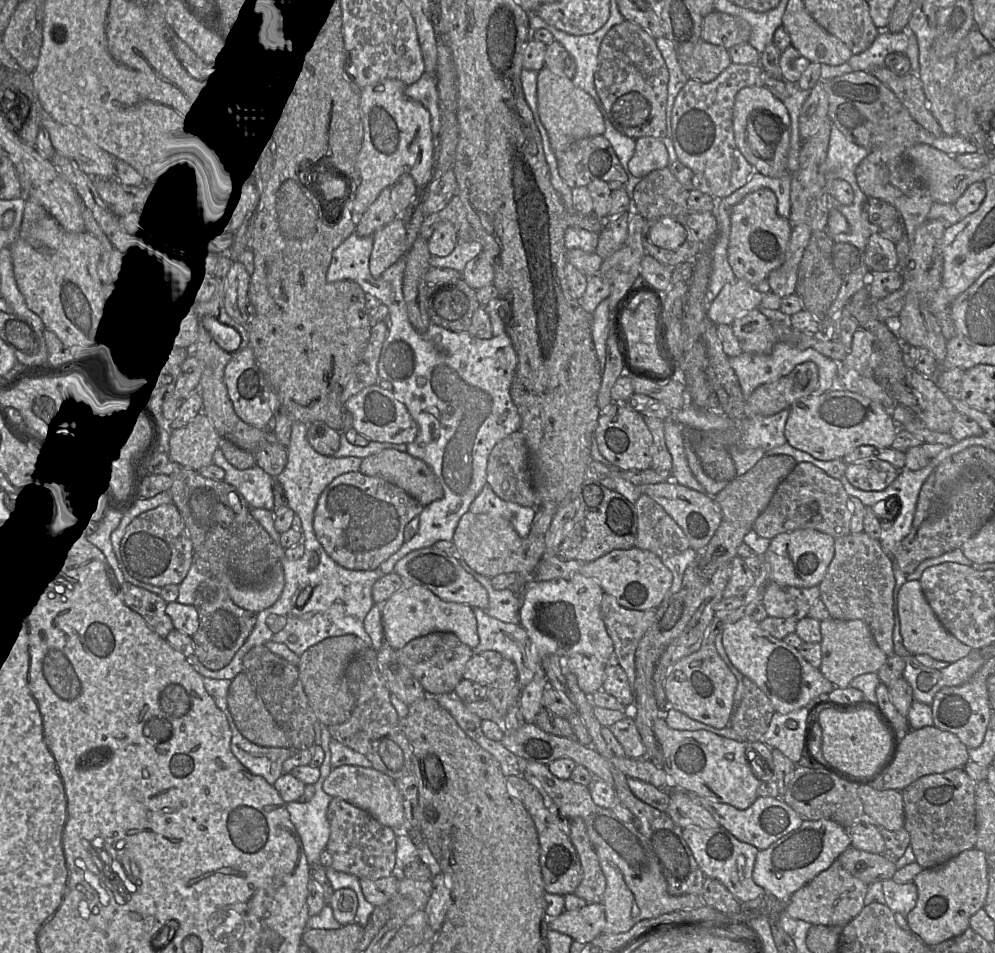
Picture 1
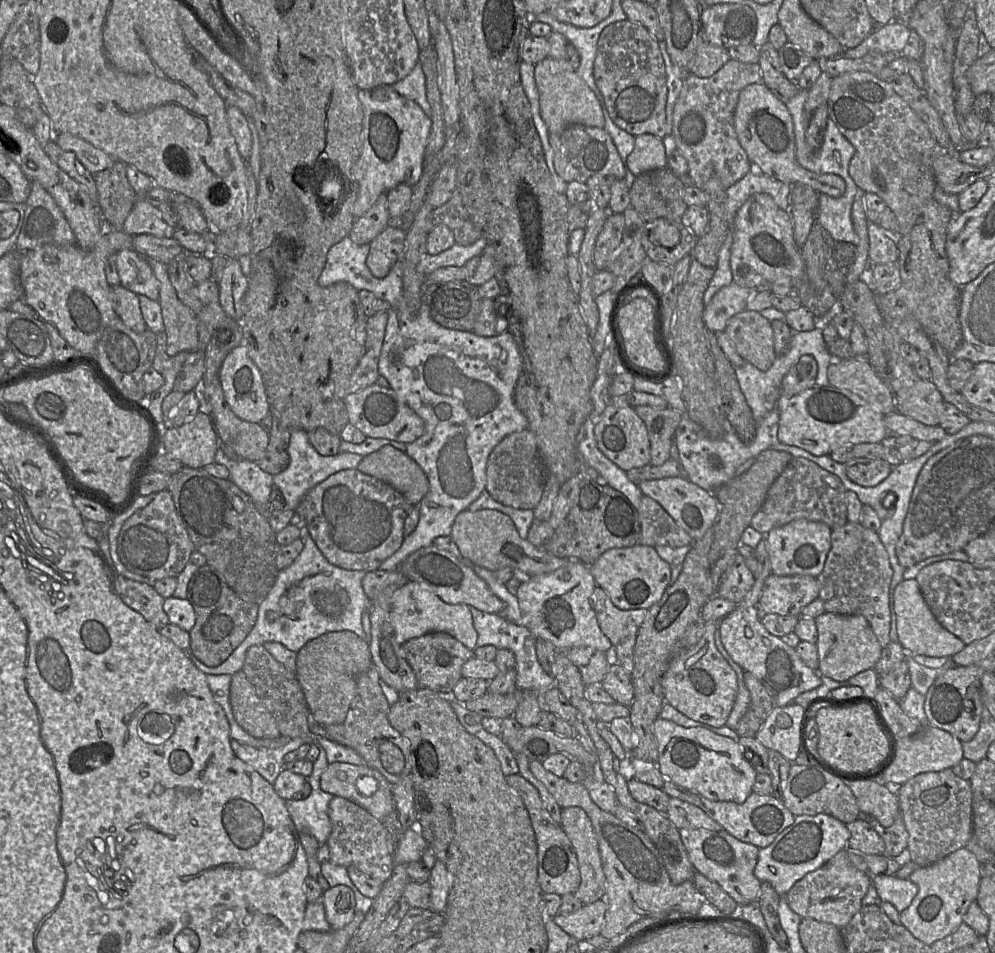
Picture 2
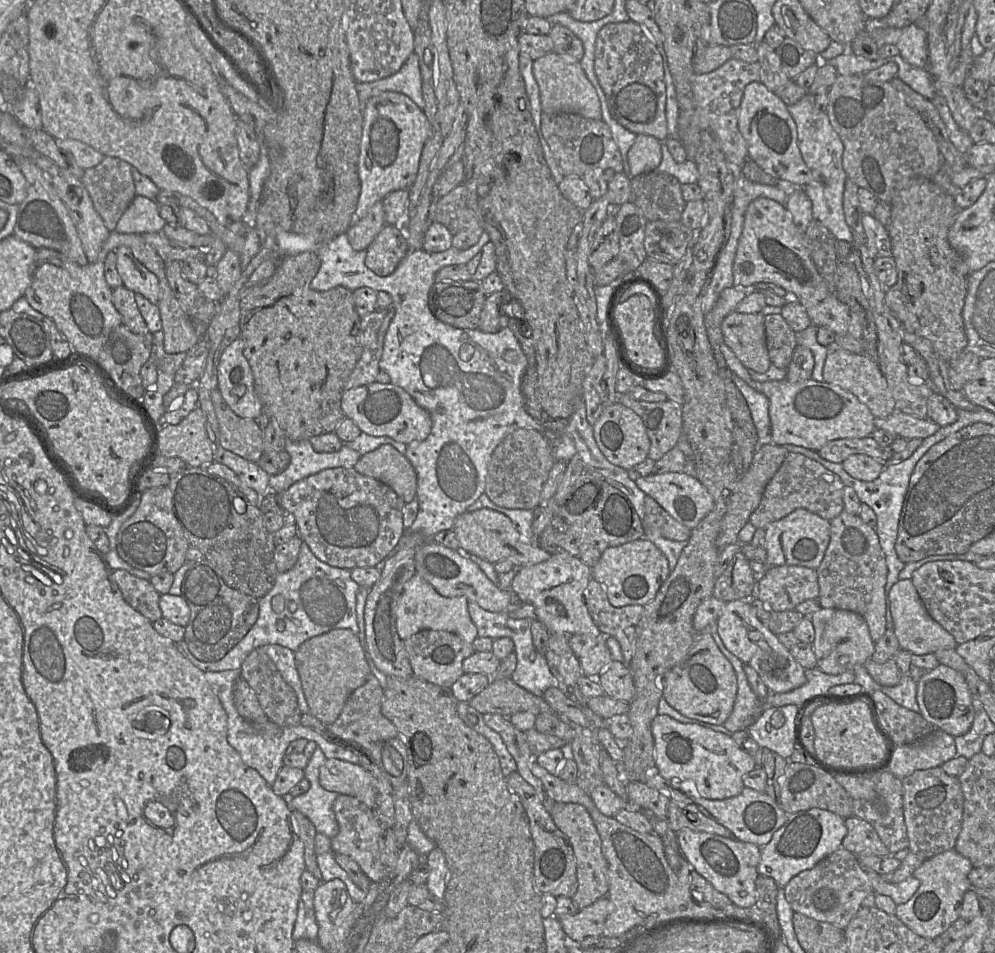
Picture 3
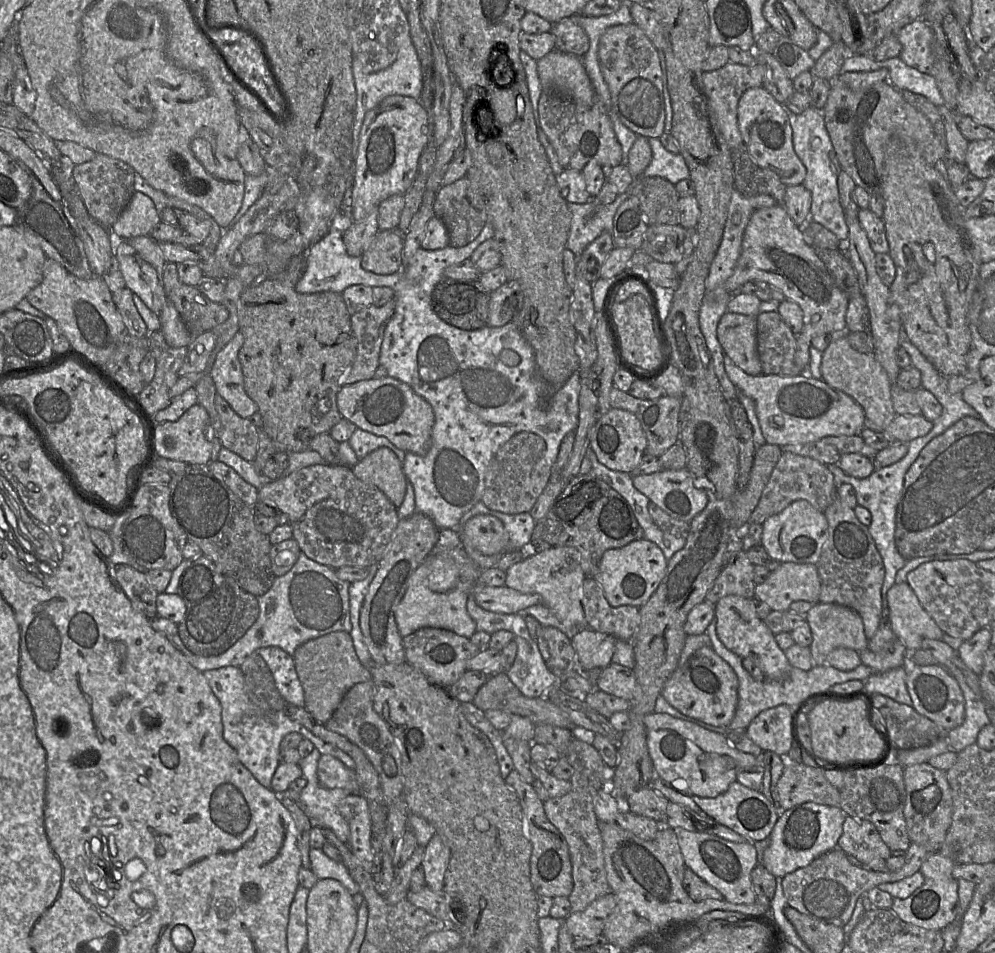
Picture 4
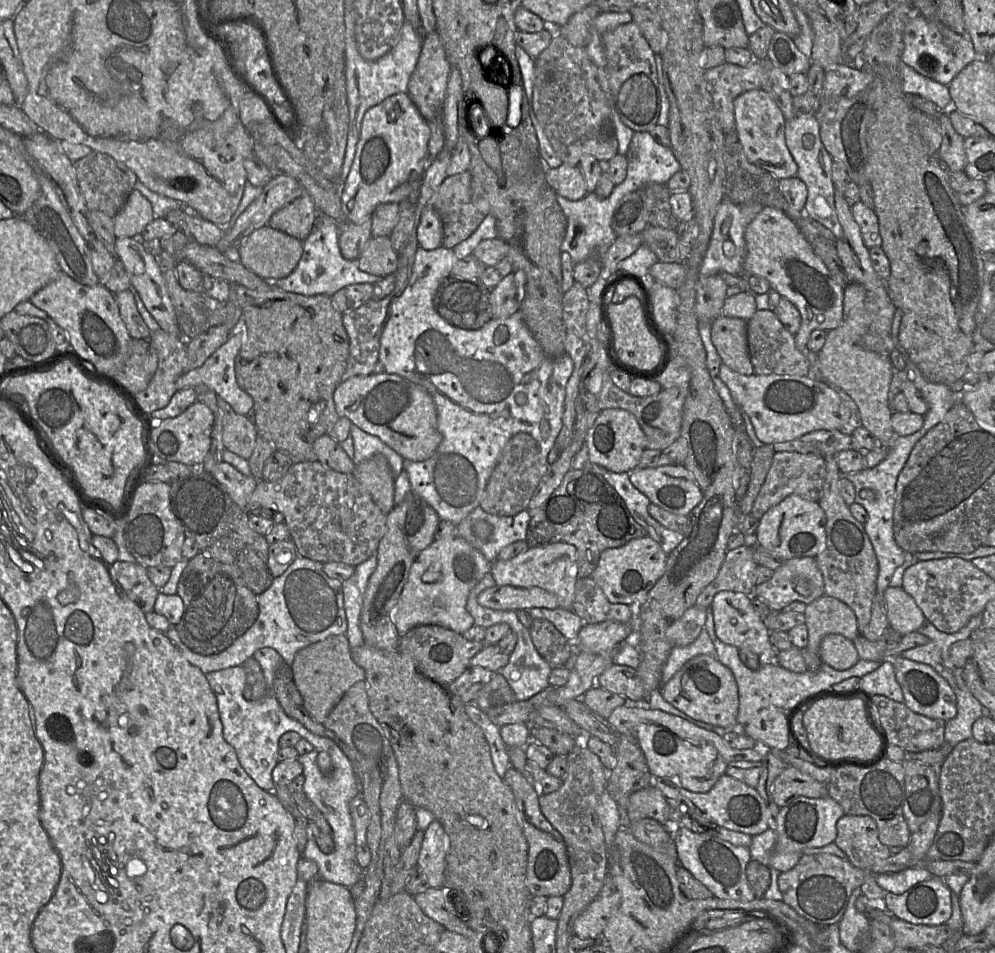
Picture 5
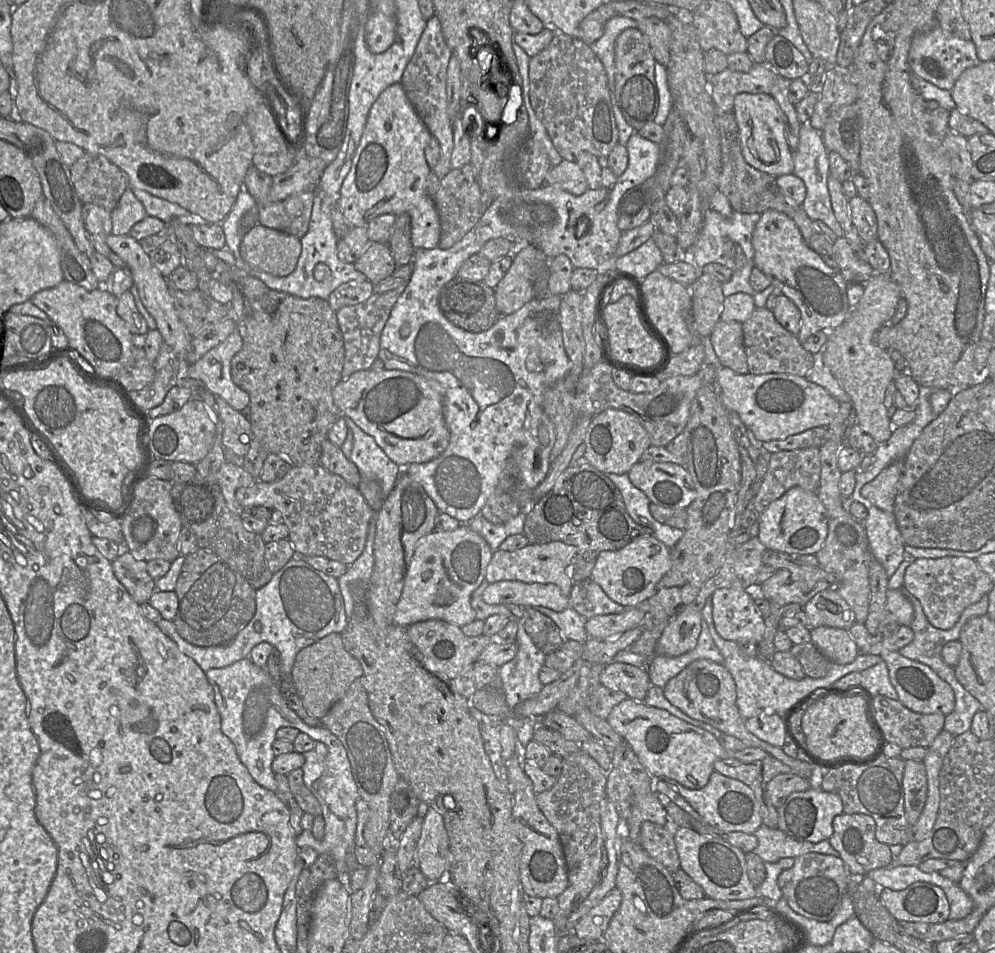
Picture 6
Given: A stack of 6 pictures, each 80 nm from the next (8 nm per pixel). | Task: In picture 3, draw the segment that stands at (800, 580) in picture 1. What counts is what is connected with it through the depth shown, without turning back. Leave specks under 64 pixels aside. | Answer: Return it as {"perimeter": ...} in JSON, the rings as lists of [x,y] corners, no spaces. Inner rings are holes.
{"perimeter":[[[804,508],[795,509],[765,528],[769,566],[796,565],[817,569],[830,542],[830,522]]]}

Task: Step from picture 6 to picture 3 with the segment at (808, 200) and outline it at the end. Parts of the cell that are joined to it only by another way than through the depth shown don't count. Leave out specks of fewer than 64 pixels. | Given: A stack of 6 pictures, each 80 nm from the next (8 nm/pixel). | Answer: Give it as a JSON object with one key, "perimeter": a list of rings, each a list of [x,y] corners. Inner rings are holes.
{"perimeter":[[[808,92],[787,108],[796,125],[797,143],[802,159],[814,175],[814,180],[803,187],[812,203],[813,219],[827,227],[837,240],[852,243],[853,235],[843,210],[843,191],[847,179],[842,165],[843,143],[830,124],[827,114],[816,111],[813,96]]]}

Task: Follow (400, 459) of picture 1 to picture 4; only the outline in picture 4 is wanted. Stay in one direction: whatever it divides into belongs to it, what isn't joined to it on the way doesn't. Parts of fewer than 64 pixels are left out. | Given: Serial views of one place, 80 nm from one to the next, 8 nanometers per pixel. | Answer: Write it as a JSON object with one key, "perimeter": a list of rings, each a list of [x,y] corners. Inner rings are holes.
{"perimeter":[[[380,447],[359,460],[352,467],[361,481],[376,486],[397,508],[403,502],[407,488],[407,478],[403,463],[393,451]]]}

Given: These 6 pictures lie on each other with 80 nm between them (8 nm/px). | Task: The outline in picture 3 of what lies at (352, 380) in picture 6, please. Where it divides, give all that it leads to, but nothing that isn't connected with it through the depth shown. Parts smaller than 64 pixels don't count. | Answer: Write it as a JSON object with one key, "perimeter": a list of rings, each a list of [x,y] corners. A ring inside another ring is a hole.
{"perimeter":[[[387,383],[370,384],[346,389],[341,398],[345,418],[352,420],[359,429],[372,436],[388,436],[404,444],[425,440],[431,432],[430,414],[401,387]]]}

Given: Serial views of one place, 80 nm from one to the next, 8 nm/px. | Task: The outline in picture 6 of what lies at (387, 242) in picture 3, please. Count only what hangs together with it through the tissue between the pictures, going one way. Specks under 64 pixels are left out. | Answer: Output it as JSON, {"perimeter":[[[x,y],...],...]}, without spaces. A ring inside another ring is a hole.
{"perimeter":[[[370,242],[354,266],[372,284],[389,277],[397,268],[388,244],[381,242]]]}

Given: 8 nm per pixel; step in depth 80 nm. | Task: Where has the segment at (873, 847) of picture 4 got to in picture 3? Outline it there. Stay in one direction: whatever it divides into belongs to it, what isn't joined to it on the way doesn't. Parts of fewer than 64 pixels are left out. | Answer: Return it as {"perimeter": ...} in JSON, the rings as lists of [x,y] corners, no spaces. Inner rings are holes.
{"perimeter":[[[851,816],[845,819],[845,824],[847,835],[842,841],[842,848],[856,856],[890,856],[889,850],[878,836],[874,827],[867,821]]]}

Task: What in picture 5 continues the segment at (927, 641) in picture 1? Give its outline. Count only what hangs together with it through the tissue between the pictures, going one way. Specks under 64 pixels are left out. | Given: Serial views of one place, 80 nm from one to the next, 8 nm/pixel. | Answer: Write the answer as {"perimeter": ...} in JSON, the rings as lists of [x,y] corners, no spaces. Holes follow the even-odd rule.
{"perimeter":[[[888,587],[884,592],[888,623],[902,636],[919,631],[926,618],[903,587]]]}

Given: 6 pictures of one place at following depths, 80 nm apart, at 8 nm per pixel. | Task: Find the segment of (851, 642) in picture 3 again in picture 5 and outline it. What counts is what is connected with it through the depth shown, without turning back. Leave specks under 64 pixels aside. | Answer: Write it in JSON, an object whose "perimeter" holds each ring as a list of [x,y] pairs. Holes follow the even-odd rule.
{"perimeter":[[[823,595],[808,604],[805,612],[808,630],[807,648],[820,654],[820,645],[828,634],[840,634],[854,641],[860,634],[854,611],[837,598]]]}

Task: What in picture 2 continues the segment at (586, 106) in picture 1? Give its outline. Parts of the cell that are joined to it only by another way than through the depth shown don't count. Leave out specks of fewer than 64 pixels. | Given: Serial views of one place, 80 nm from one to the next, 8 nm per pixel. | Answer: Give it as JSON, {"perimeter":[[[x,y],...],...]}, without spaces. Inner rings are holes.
{"perimeter":[[[546,57],[535,65],[534,77],[538,90],[540,115],[549,134],[560,134],[574,124],[604,128],[604,117],[597,97],[568,60]]]}

